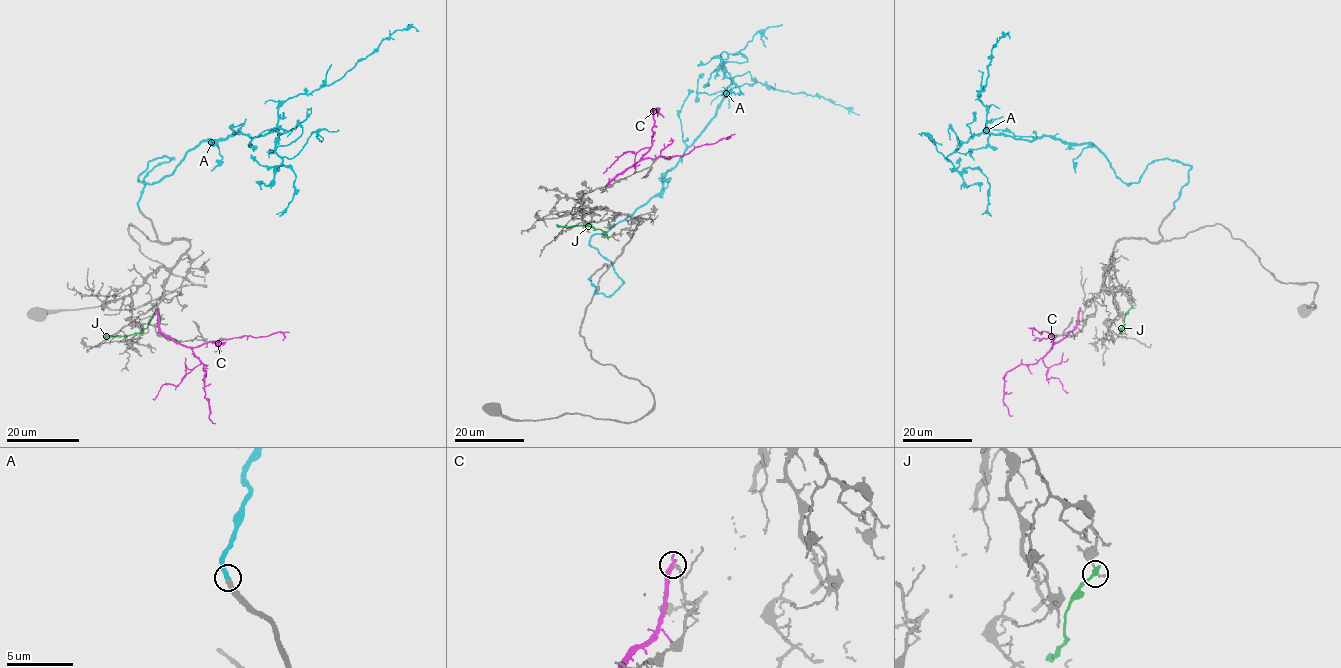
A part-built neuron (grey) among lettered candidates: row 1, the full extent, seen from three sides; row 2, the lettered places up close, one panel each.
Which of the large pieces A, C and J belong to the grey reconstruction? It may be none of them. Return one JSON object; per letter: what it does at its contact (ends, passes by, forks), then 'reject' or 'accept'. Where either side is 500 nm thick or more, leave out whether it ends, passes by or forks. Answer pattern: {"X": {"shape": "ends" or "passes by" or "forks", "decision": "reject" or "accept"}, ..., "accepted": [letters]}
{"A": {"shape": "ends", "decision": "accept"}, "C": {"shape": "ends", "decision": "reject"}, "J": {"shape": "ends", "decision": "reject"}, "accepted": ["A"]}

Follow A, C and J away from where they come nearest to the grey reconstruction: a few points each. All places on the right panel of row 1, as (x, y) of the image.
A: (1173, 209), (1191, 169), (1178, 160), (1127, 185), (1092, 144), (990, 133), (977, 95), (1009, 39)
C: (1080, 310), (1077, 324), (1036, 363), (1022, 364), (1005, 374), (1003, 403), (1012, 416)
J: (1132, 307), (1119, 333)

